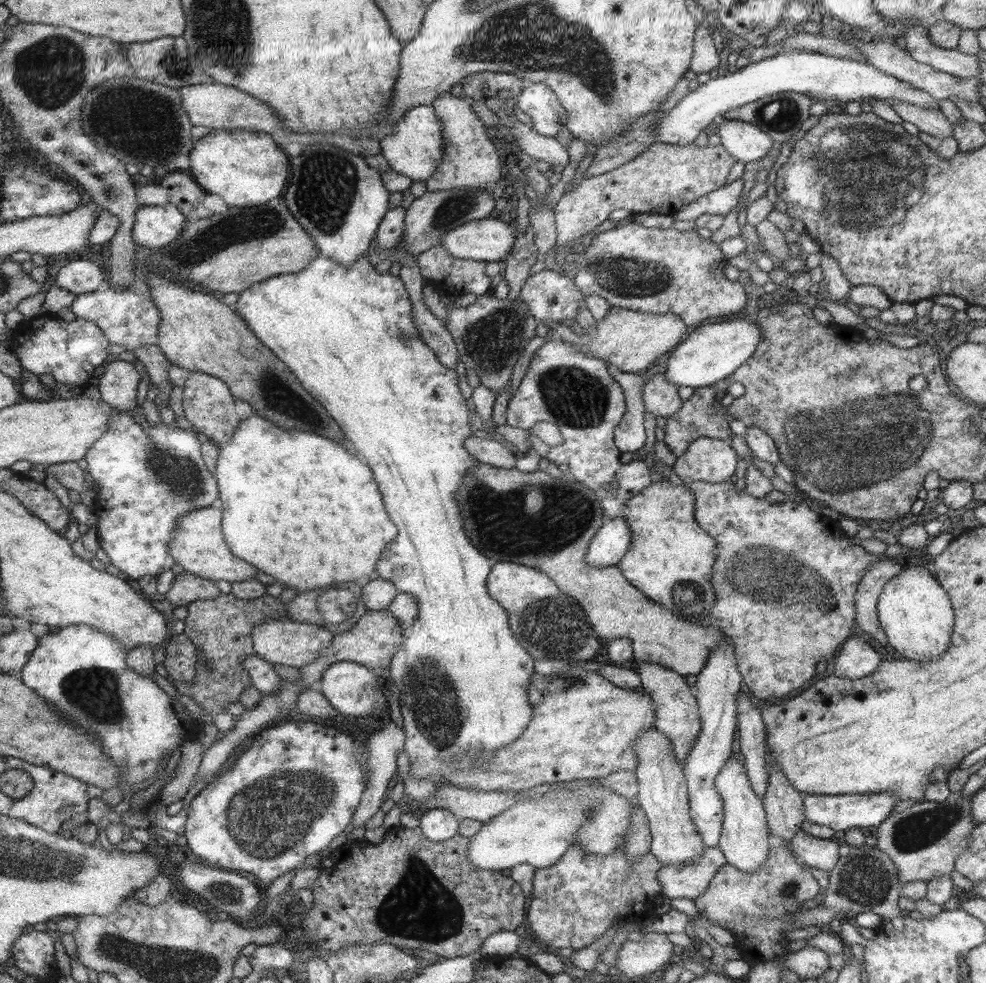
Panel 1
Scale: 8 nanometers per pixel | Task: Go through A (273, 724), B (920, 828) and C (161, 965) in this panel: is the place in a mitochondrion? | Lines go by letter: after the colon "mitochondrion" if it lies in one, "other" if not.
A: other
B: mitochondrion
C: mitochondrion

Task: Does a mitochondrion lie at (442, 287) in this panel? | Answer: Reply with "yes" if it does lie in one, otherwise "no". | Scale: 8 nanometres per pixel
no

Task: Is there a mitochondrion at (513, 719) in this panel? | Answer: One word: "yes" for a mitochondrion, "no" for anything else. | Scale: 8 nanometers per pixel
no

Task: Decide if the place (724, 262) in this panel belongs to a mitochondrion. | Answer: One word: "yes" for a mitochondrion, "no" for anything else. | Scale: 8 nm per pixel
no

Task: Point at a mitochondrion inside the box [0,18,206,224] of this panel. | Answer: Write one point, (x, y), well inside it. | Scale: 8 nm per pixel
(50, 70)

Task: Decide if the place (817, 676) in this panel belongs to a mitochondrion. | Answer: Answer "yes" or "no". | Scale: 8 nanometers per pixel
no

